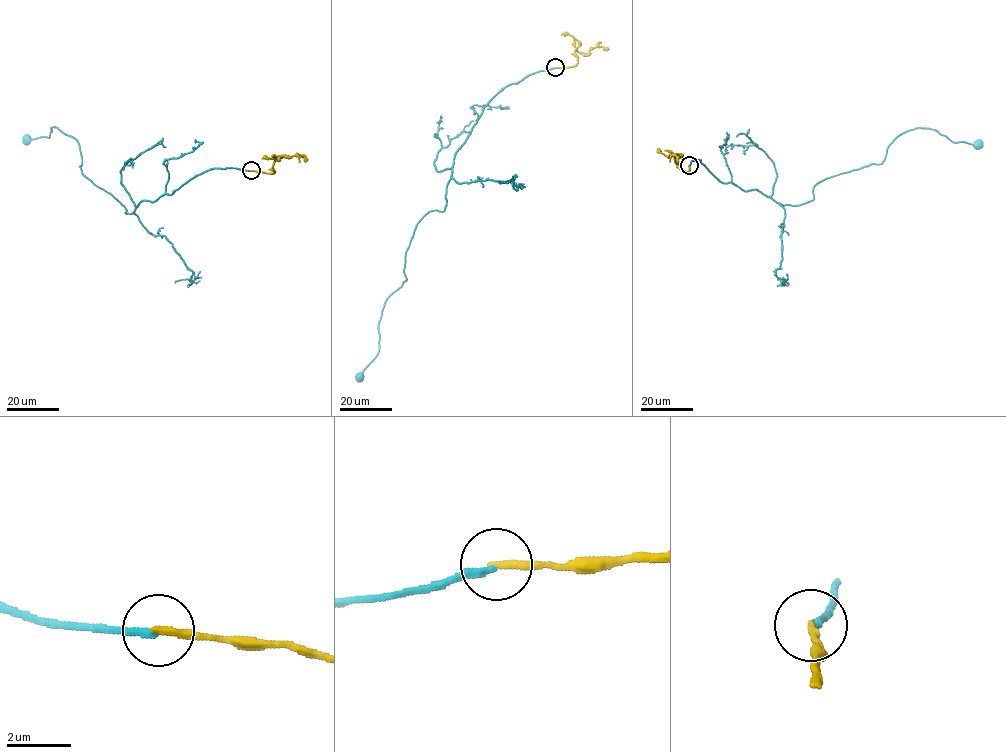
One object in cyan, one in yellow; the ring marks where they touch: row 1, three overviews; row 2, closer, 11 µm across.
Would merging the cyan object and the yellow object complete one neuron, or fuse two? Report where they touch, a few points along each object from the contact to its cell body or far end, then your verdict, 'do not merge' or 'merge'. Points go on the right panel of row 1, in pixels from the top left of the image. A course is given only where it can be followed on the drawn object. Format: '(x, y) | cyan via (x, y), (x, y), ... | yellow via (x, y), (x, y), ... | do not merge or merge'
(689, 165) | cyan via (689, 165), (699, 159), (723, 183), (800, 205), (820, 181), (881, 163), (895, 138), (918, 127), (978, 145) | yellow via (688, 165), (689, 170), (683, 171), (676, 163), (678, 154), (680, 155), (675, 155), (677, 163) | do not merge

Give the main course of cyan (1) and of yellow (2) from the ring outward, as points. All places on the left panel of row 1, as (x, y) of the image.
1: (250, 170), (214, 168), (131, 213), (83, 175), (74, 138), (55, 126), (49, 137), (28, 140)
2: (251, 170), (274, 173), (277, 156), (302, 155), (306, 161)

